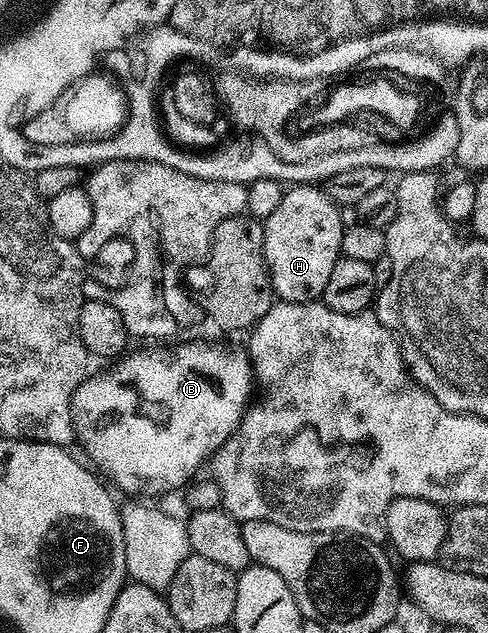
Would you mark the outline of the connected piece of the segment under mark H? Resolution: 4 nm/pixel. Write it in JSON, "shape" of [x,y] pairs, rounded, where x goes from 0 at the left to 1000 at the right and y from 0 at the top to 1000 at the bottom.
{"shape":[[[611,291],[592,295],[582,305],[570,332],[553,338],[541,355],[541,411],[549,417],[549,436],[557,441],[557,460],[574,474],[592,474],[613,480],[637,480],[654,476],[668,458],[668,445],[676,445],[676,433],[684,420],[701,408],[701,370],[705,354],[697,349],[693,324],[662,295],[645,291]]]}

